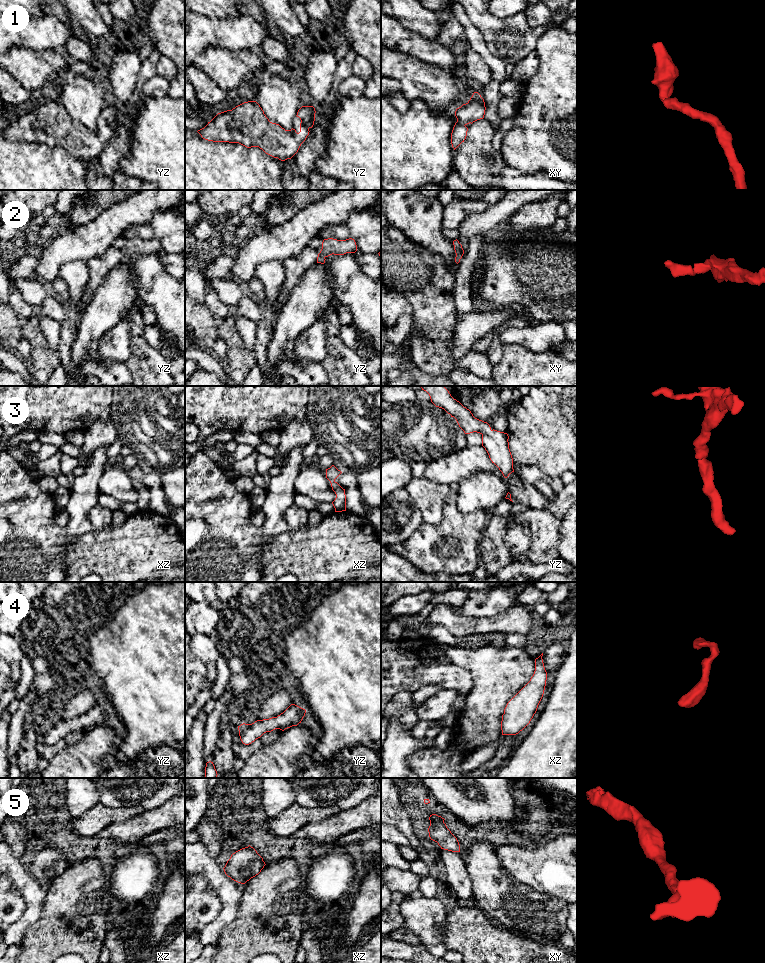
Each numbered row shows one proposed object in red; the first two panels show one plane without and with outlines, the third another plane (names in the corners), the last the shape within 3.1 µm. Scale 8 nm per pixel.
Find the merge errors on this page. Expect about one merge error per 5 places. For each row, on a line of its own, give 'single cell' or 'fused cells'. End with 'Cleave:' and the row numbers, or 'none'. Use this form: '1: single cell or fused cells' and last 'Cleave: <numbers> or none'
1: single cell
2: single cell
3: single cell
4: single cell
5: single cell
Cleave: none

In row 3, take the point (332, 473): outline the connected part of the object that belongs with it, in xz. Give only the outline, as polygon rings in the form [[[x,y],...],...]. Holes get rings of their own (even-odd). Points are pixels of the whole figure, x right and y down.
[[[334,465],[330,468],[326,469],[326,478],[330,481],[332,490],[336,494],[335,500],[332,502],[335,512],[342,512],[346,511],[346,495],[345,489],[343,489],[335,479],[341,474],[342,472],[338,470]]]

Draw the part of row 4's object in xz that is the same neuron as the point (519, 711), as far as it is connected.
[[[543,653],[535,659],[535,671],[530,681],[507,703],[502,715],[502,735],[516,735],[531,721],[543,697],[547,672]]]

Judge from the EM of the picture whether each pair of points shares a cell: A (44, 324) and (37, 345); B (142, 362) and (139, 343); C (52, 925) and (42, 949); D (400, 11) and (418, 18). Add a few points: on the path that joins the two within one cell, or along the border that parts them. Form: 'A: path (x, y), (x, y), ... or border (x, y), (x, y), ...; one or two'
A: border (33, 313), (57, 349); two
B: path (142, 357), (139, 348); one
C: path (52, 931), (52, 934), (43, 943); one
D: path (404, 11), (409, 11), (414, 16); one

